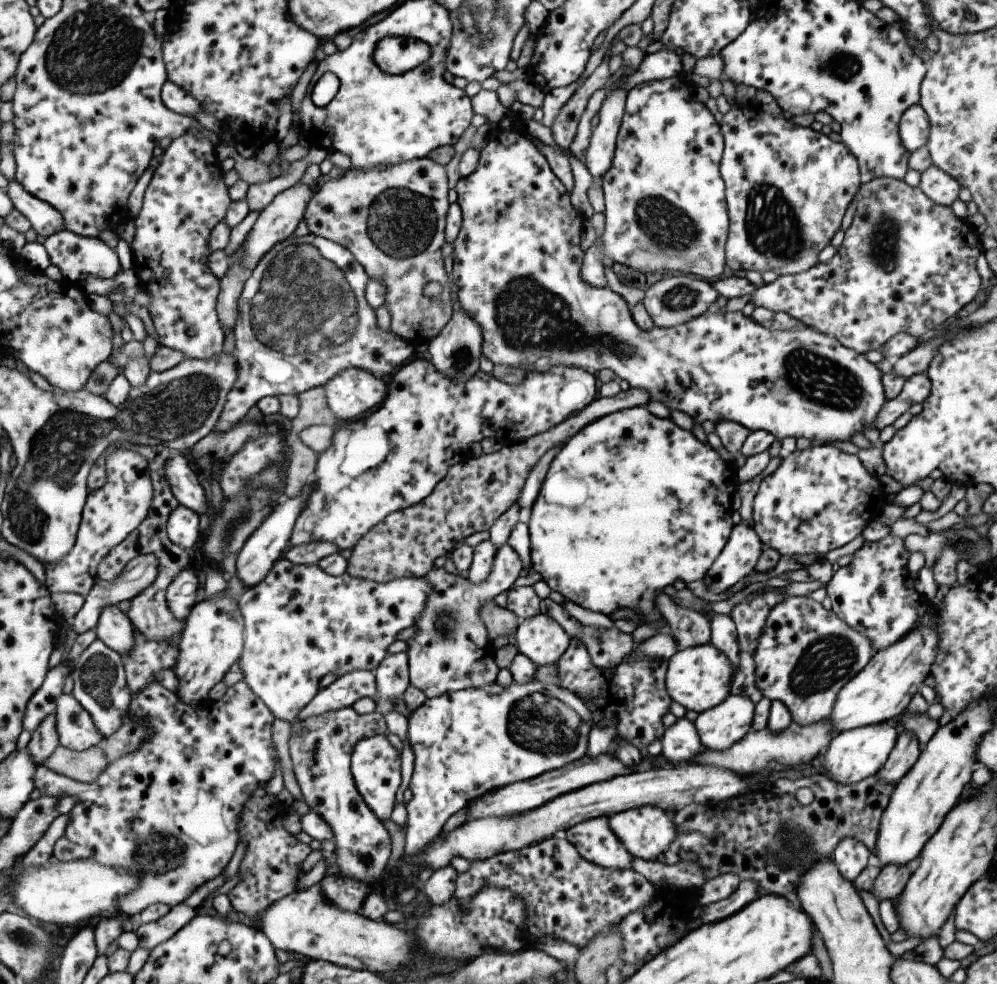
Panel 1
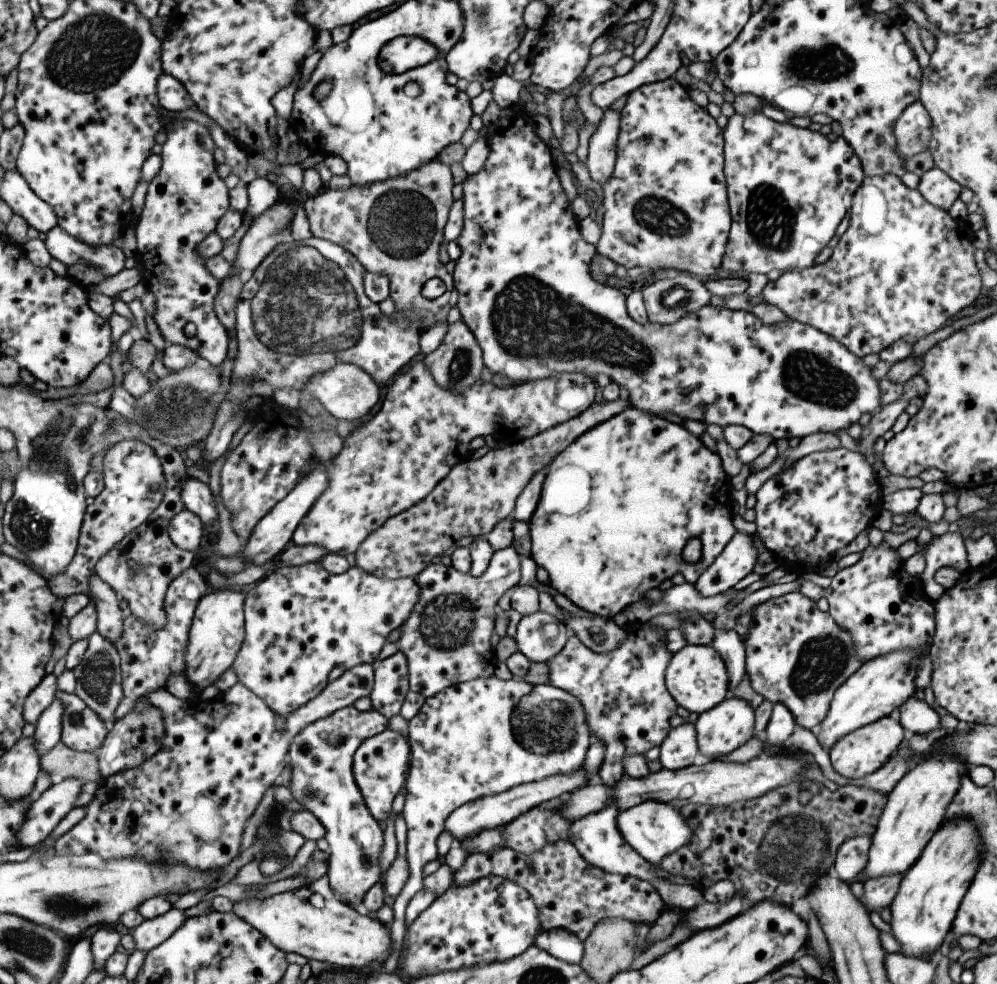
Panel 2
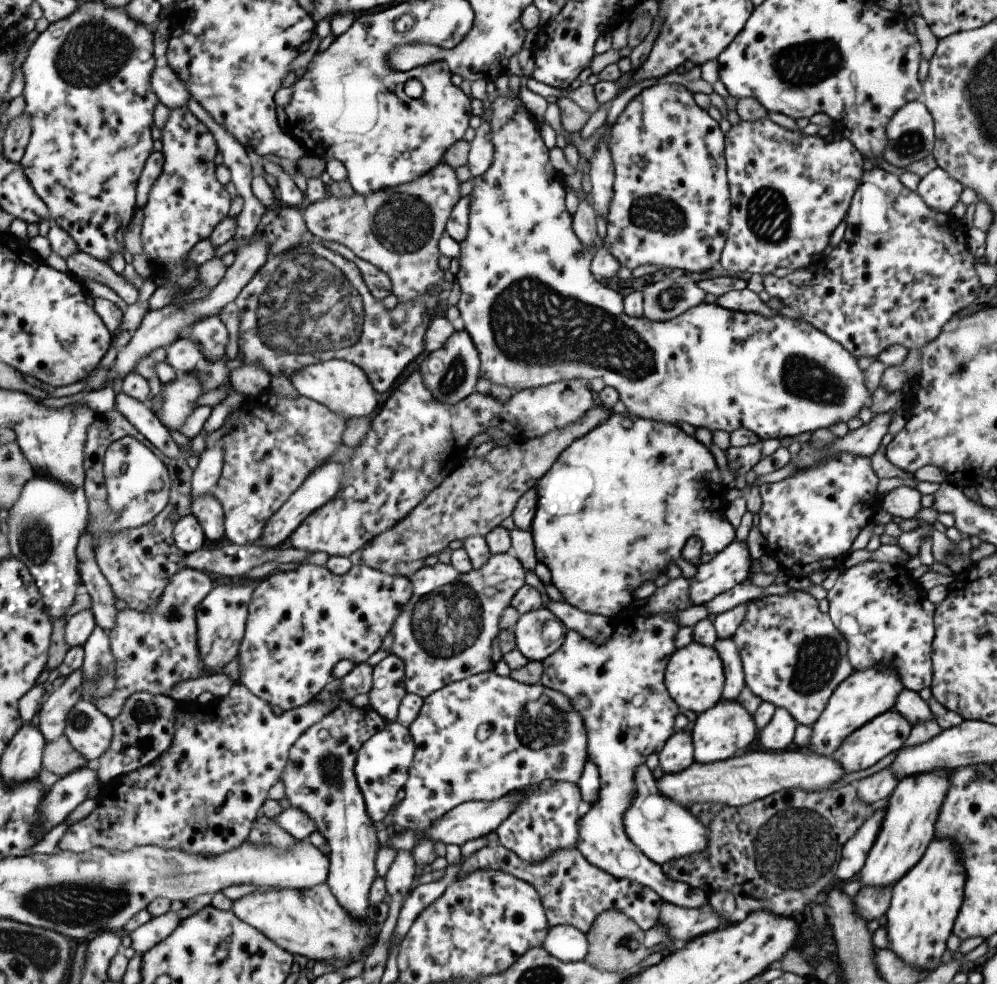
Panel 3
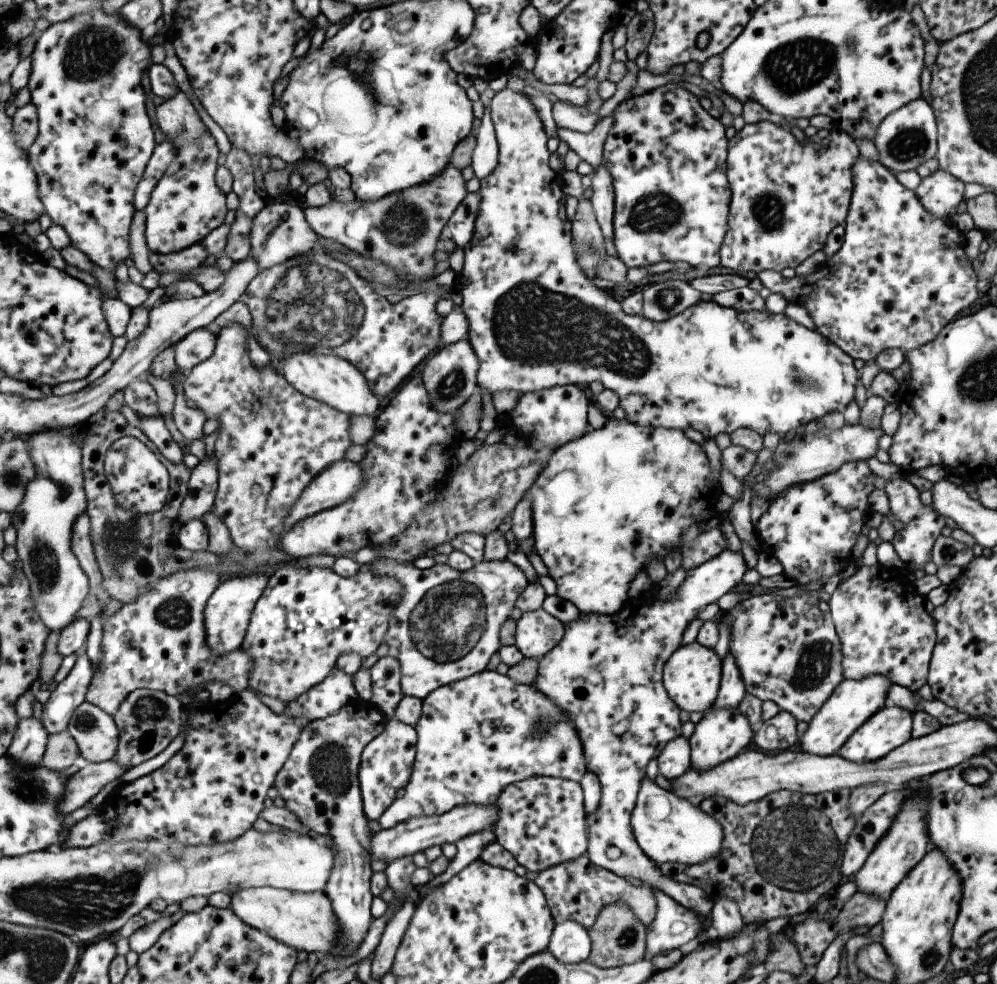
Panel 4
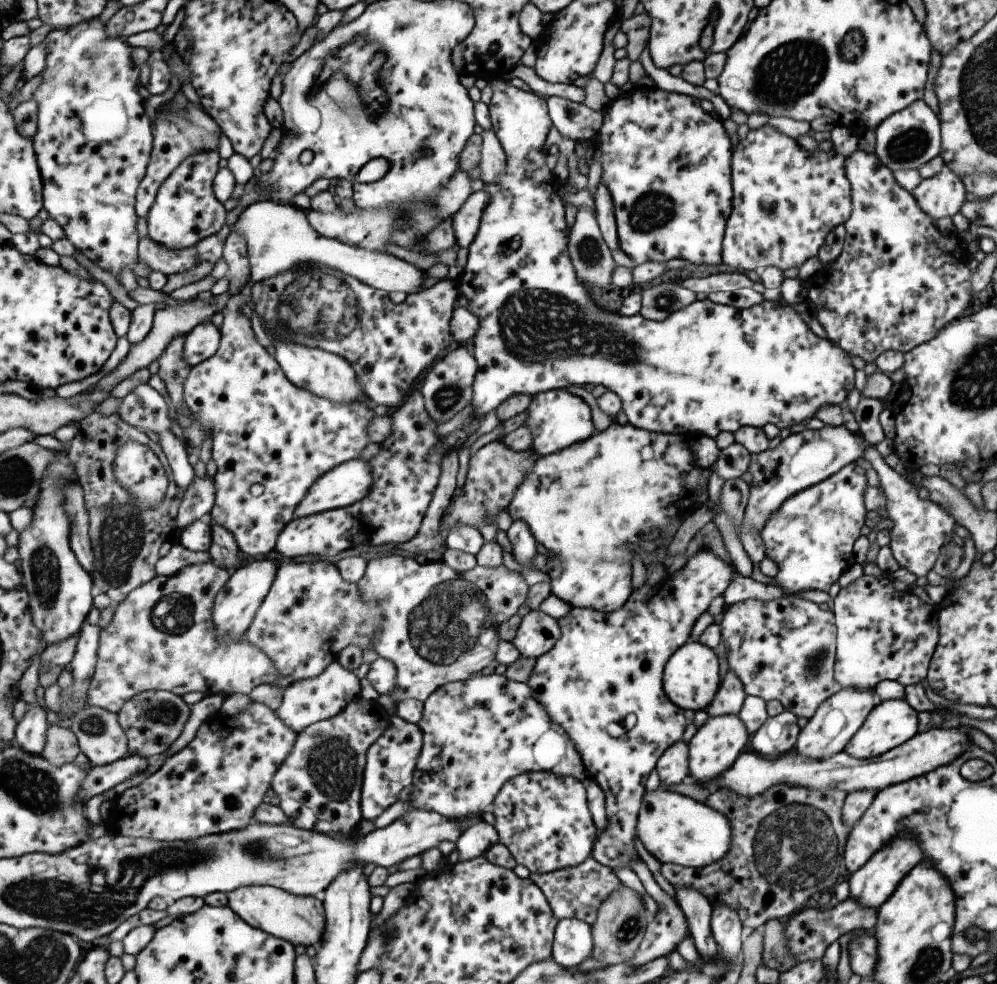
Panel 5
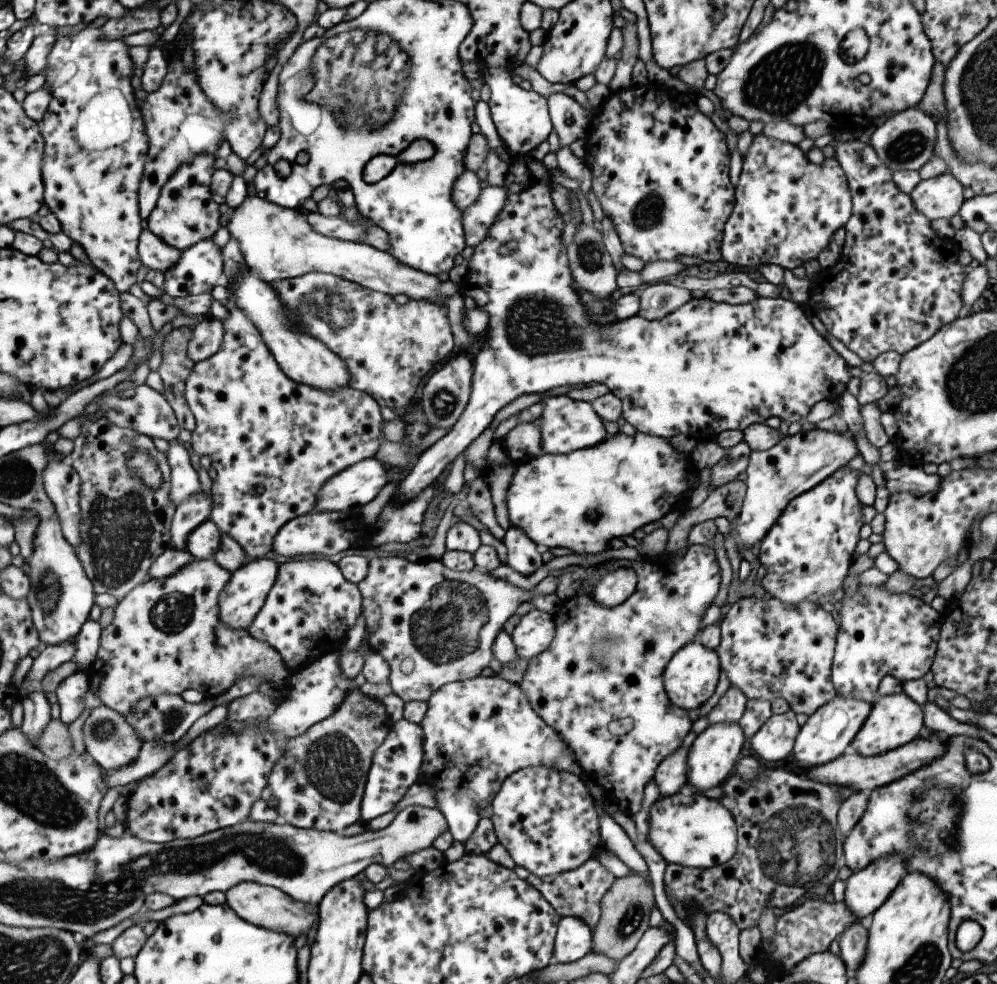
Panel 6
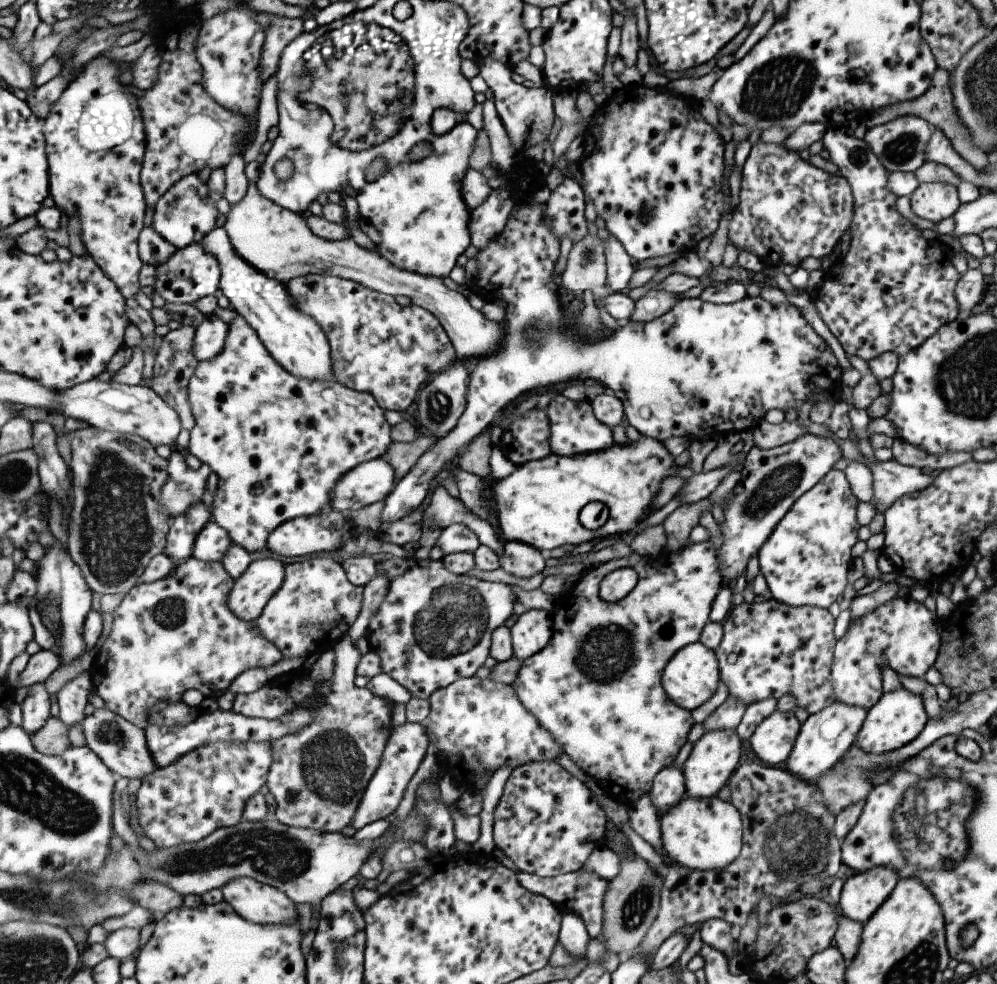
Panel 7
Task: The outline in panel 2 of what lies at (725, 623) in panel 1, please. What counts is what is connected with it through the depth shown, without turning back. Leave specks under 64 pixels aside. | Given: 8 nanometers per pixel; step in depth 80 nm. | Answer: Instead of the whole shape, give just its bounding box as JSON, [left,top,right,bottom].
[710,630,744,696]

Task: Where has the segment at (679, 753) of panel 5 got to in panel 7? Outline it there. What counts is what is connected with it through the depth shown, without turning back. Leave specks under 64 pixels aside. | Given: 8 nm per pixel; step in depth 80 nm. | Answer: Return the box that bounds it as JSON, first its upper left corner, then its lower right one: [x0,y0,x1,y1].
[648,764,685,818]

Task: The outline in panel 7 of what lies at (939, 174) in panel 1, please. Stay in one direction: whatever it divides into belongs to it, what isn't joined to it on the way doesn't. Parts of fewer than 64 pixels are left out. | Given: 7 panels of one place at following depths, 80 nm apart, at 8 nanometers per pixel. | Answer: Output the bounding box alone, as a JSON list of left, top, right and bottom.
[908,183,960,223]

